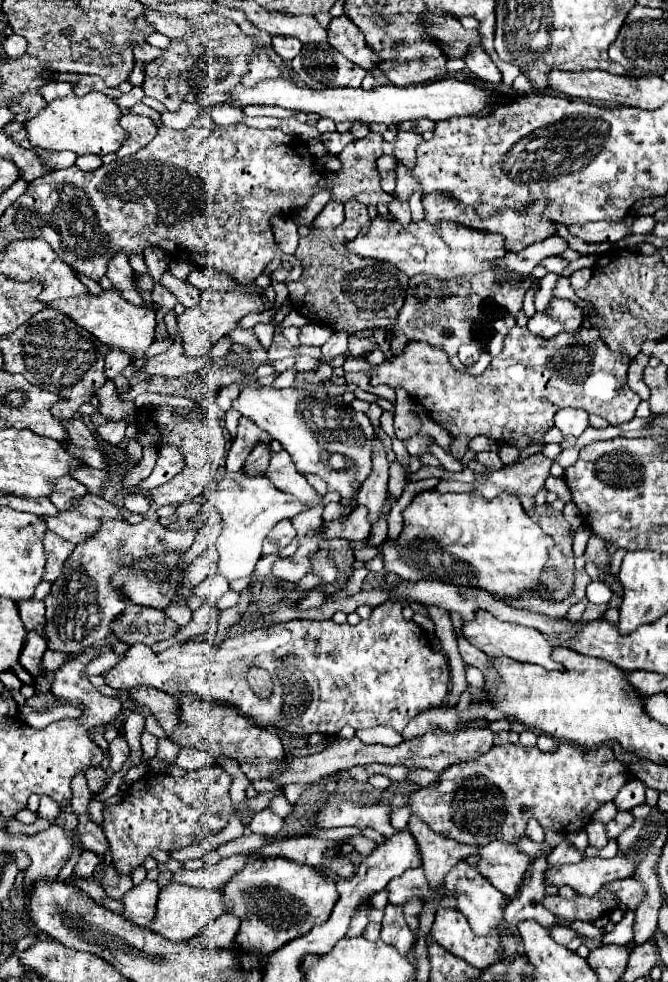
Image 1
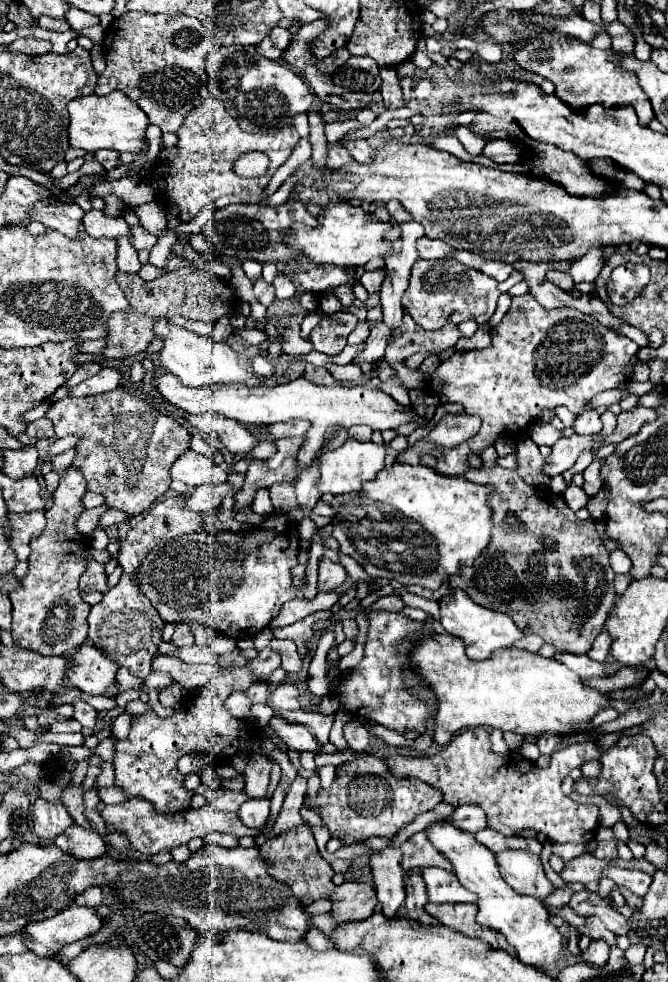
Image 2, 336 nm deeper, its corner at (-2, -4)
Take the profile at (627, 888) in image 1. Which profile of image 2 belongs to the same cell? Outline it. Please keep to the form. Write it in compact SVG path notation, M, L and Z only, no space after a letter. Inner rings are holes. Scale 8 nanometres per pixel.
M507 850L497 854L497 862L501 862L501 876L505 878L505 882L509 882L509 886L513 886L513 890L517 890L519 894L529 894L545 900L557 890L547 880L537 854Z

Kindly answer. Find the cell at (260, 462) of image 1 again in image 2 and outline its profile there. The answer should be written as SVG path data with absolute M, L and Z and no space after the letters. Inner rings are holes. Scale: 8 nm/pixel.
M223 482L223 484L207 484L207 486L199 486L195 488L195 492L189 496L189 508L191 510L213 510L219 508L221 500L225 496L233 496L237 494L237 488L231 482Z

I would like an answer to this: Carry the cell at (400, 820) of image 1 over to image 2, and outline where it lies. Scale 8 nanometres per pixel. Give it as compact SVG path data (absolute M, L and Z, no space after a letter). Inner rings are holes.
M433 634L425 636L411 654L411 662L421 674L421 678L433 686L439 698L439 710L435 714L435 744L447 746L453 734L461 728L473 726L493 726L503 732L515 732L521 736L537 736L537 734L571 734L571 732L587 732L595 714L609 708L609 696L589 688L583 680L571 672L565 664L545 658L541 654L525 652L519 648L497 650L493 658L487 660L471 660L465 654L465 644L451 634Z

